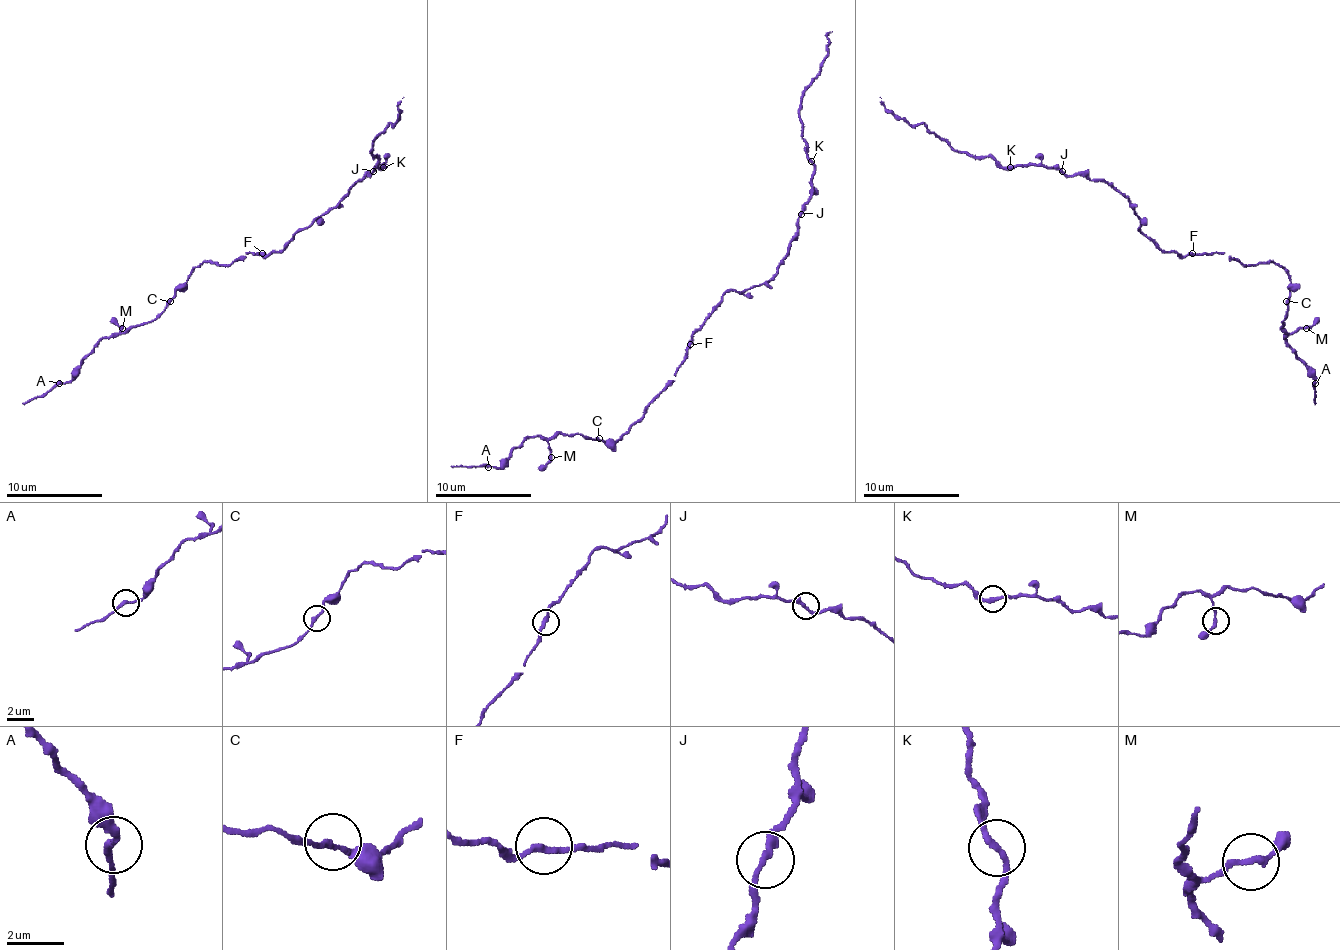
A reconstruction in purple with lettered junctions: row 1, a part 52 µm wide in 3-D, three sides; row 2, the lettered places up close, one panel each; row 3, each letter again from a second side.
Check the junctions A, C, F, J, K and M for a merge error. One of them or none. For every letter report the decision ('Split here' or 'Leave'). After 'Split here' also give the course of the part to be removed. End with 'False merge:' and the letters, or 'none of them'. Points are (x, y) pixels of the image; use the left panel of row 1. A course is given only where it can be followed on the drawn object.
A: Leave
C: Leave
F: Leave
J: Leave
K: Leave
M: Leave
False merge: none of them

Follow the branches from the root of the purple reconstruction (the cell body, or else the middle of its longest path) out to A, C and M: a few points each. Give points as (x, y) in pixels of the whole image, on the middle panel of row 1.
A: (710, 313), (693, 334), (688, 358), (673, 380), (613, 443), (579, 433), (529, 435), (498, 467), (488, 467)
C: (710, 313), (693, 334), (688, 358), (647, 411), (613, 443), (599, 438)
M: (710, 313), (693, 334), (688, 358), (640, 419), (613, 443), (558, 433), (548, 443), (551, 457)

